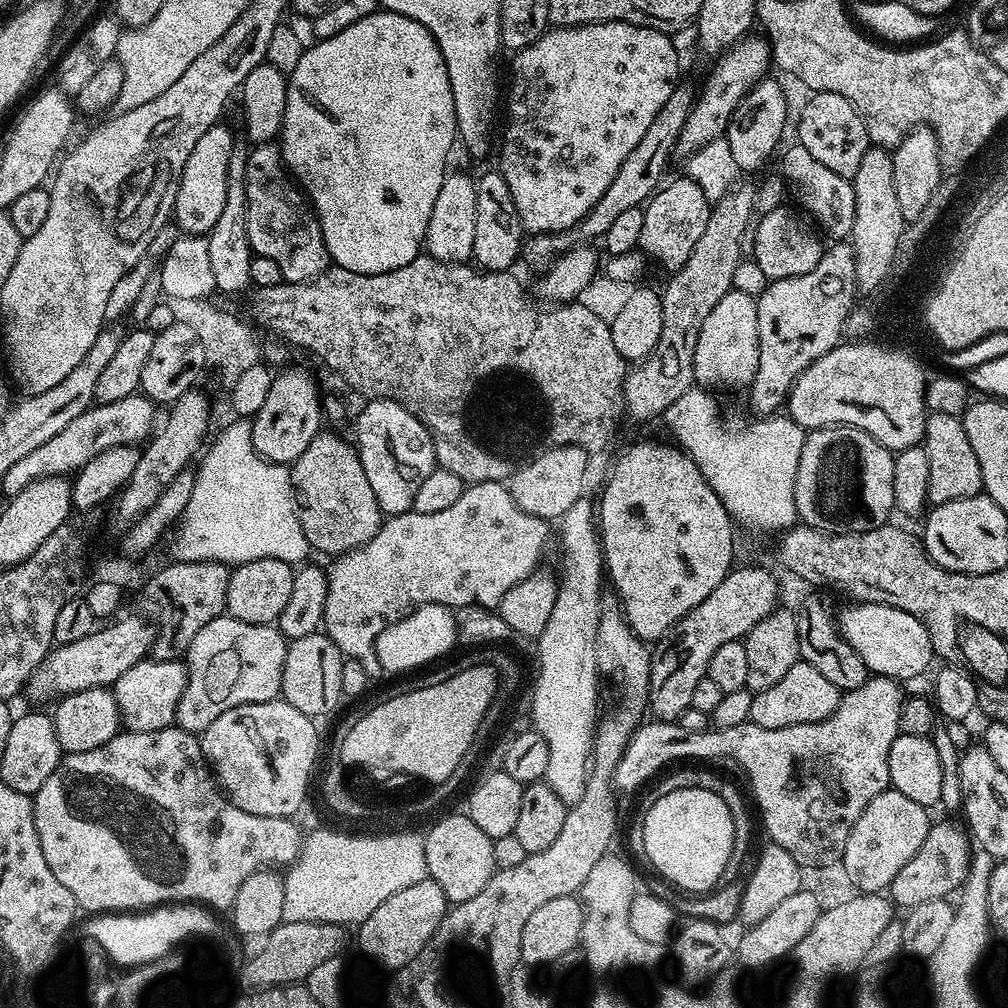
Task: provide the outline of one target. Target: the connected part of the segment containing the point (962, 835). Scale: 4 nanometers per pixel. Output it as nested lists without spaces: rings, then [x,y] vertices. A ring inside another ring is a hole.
[[[933,823],[926,834],[926,842],[918,846],[918,854],[914,854],[914,858],[898,870],[894,882],[888,884],[887,895],[897,909],[911,910],[922,902],[951,897],[967,880],[968,865],[972,863],[974,852],[968,849],[969,833],[957,824]]]

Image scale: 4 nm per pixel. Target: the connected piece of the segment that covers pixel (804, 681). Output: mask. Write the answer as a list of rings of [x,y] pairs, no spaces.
[[[799,659],[794,666],[790,666],[790,670],[786,670],[786,675],[779,682],[770,686],[770,690],[753,695],[748,719],[758,726],[766,726],[766,730],[826,720],[830,714],[834,714],[841,695],[840,688],[834,686],[834,682],[828,681],[819,670],[814,670],[814,666]]]

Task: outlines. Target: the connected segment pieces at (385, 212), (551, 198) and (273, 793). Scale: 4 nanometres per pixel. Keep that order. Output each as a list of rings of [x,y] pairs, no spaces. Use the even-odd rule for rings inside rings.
[[[378,10],[362,22],[354,22],[342,34],[334,34],[334,38],[317,40],[303,49],[298,66],[287,73],[288,89],[286,90],[286,112],[282,118],[282,126],[278,143],[284,159],[284,167],[288,169],[293,180],[304,189],[320,224],[322,238],[326,242],[328,259],[335,267],[345,268],[358,274],[382,274],[390,270],[398,270],[398,266],[406,266],[406,262],[414,262],[424,248],[426,226],[430,222],[430,210],[434,210],[434,201],[438,199],[438,190],[442,190],[442,182],[449,171],[448,155],[452,152],[452,143],[457,143],[456,115],[454,114],[454,94],[450,90],[450,74],[444,65],[442,50],[436,39],[422,26],[422,22],[414,22],[414,18],[406,18],[397,12]]]
[[[603,20],[597,24],[579,24],[569,28],[549,27],[528,48],[519,49],[512,60],[512,89],[508,92],[508,125],[504,128],[504,141],[500,144],[500,164],[498,171],[506,178],[506,186],[510,186],[510,198],[514,198],[514,206],[518,210],[520,227],[525,233],[541,236],[547,232],[568,232],[575,229],[586,214],[606,194],[606,186],[614,182],[614,174],[626,162],[630,150],[638,146],[642,134],[646,134],[650,122],[662,106],[666,106],[666,98],[678,87],[676,80],[680,76],[680,56],[672,45],[673,37],[667,32],[659,32],[646,26],[631,24],[625,20]]]
[[[282,698],[238,706],[214,718],[199,737],[215,779],[238,810],[278,818],[295,817],[304,802],[318,754],[315,721]]]

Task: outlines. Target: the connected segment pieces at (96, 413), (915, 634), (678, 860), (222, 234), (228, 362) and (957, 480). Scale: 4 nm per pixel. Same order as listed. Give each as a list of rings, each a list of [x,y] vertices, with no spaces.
[[[143,394],[127,396],[109,404],[96,404],[86,409],[82,414],[78,414],[78,418],[74,418],[74,422],[70,422],[70,426],[65,426],[59,434],[54,434],[50,442],[42,442],[38,450],[26,454],[26,458],[14,462],[14,466],[6,470],[2,478],[5,497],[17,496],[23,488],[30,486],[32,480],[41,480],[47,476],[67,477],[69,474],[76,474],[92,458],[112,447],[143,445],[153,431],[152,411],[154,411],[152,401]]]
[[[852,602],[849,605],[838,612],[838,627],[844,641],[858,658],[862,658],[869,673],[905,682],[922,675],[931,666],[934,653],[930,634],[914,614],[906,614],[906,610],[898,610],[898,606],[885,604]]]
[[[683,788],[657,795],[657,800],[648,808],[644,816],[644,852],[648,860],[669,880],[680,887],[684,894],[710,892],[719,884],[722,870],[732,857],[734,846],[734,822],[726,802],[718,794],[701,788]]]
[[[238,142],[232,147],[230,154],[230,170],[226,186],[226,203],[222,205],[222,214],[218,222],[206,233],[209,246],[211,273],[214,274],[216,288],[221,292],[244,292],[250,288],[250,262],[254,255],[250,246],[250,238],[246,230],[246,162],[249,149]]]
[[[164,296],[162,302],[173,312],[177,324],[189,326],[202,342],[207,363],[218,364],[219,370],[236,379],[238,374],[259,363],[262,358],[262,346],[258,344],[251,328],[234,315],[214,306],[209,299],[188,299]]]
[[[928,412],[924,417],[924,439],[922,447],[930,458],[930,482],[928,483],[928,504],[935,506],[942,502],[954,502],[958,498],[970,498],[981,495],[984,483],[982,482],[982,466],[978,466],[978,457],[970,447],[970,438],[966,438],[966,430],[961,417],[954,414],[934,414]]]

